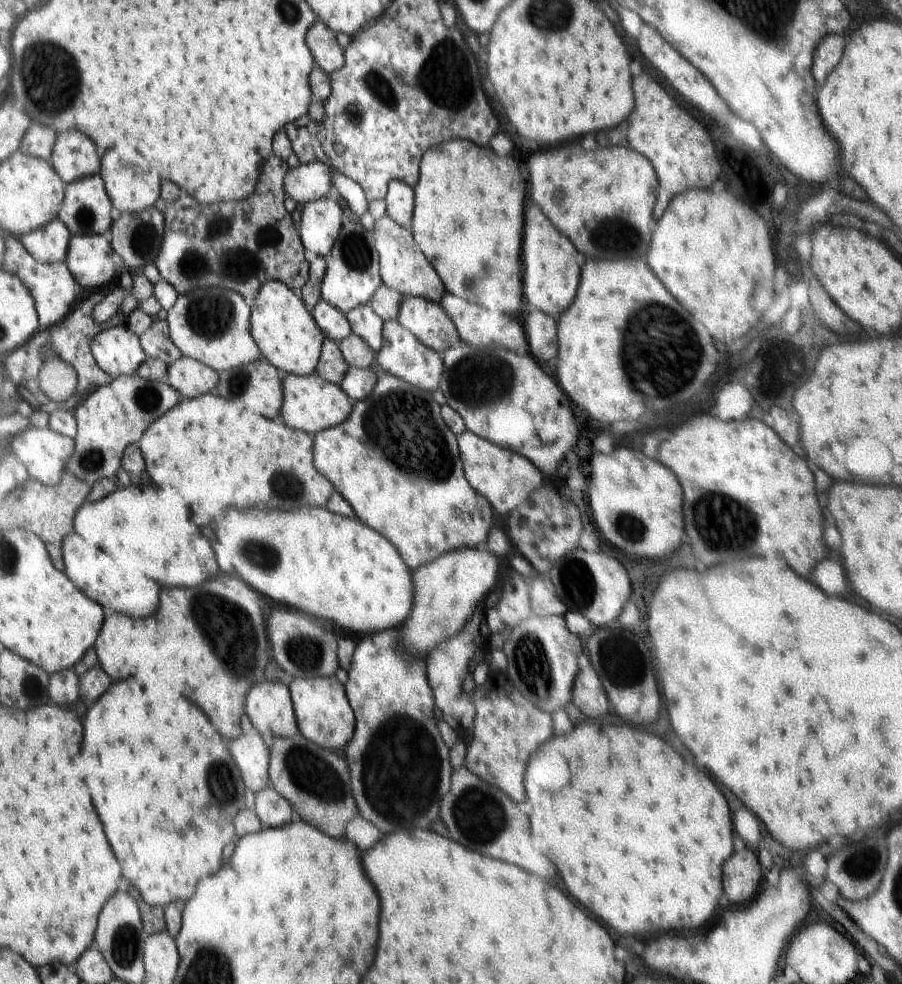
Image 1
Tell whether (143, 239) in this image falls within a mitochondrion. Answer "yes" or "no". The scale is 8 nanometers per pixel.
yes

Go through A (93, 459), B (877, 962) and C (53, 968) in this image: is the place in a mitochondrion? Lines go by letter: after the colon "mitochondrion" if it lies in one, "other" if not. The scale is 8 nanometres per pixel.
A: mitochondrion
B: other
C: other

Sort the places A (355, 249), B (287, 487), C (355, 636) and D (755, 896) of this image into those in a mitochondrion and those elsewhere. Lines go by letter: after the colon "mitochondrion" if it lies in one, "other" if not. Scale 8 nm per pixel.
A: mitochondrion
B: mitochondrion
C: other
D: other

